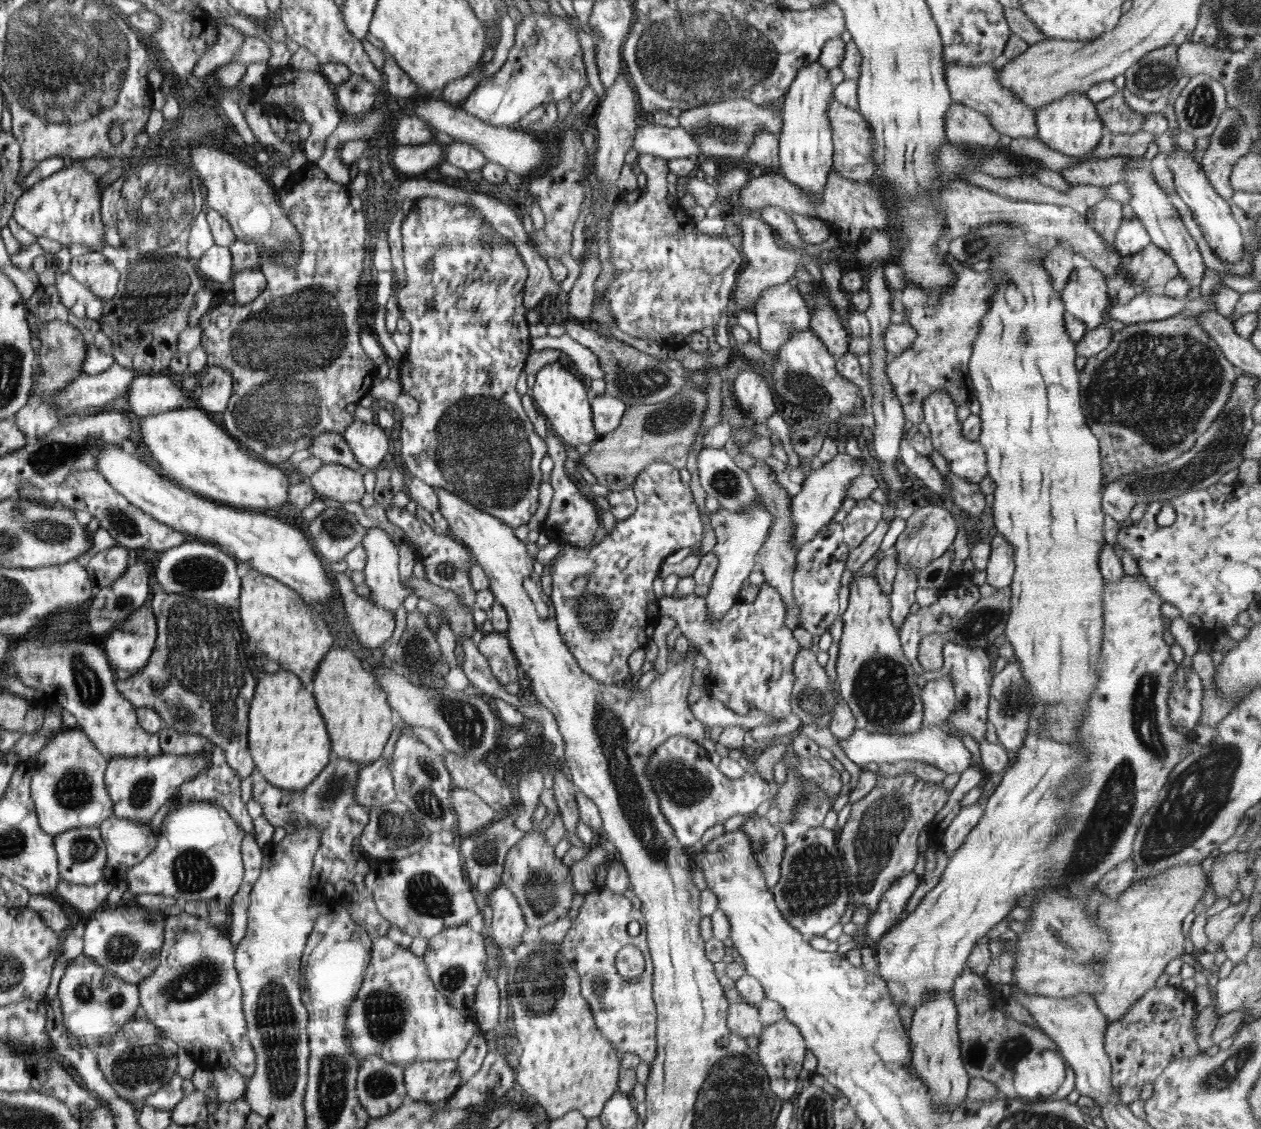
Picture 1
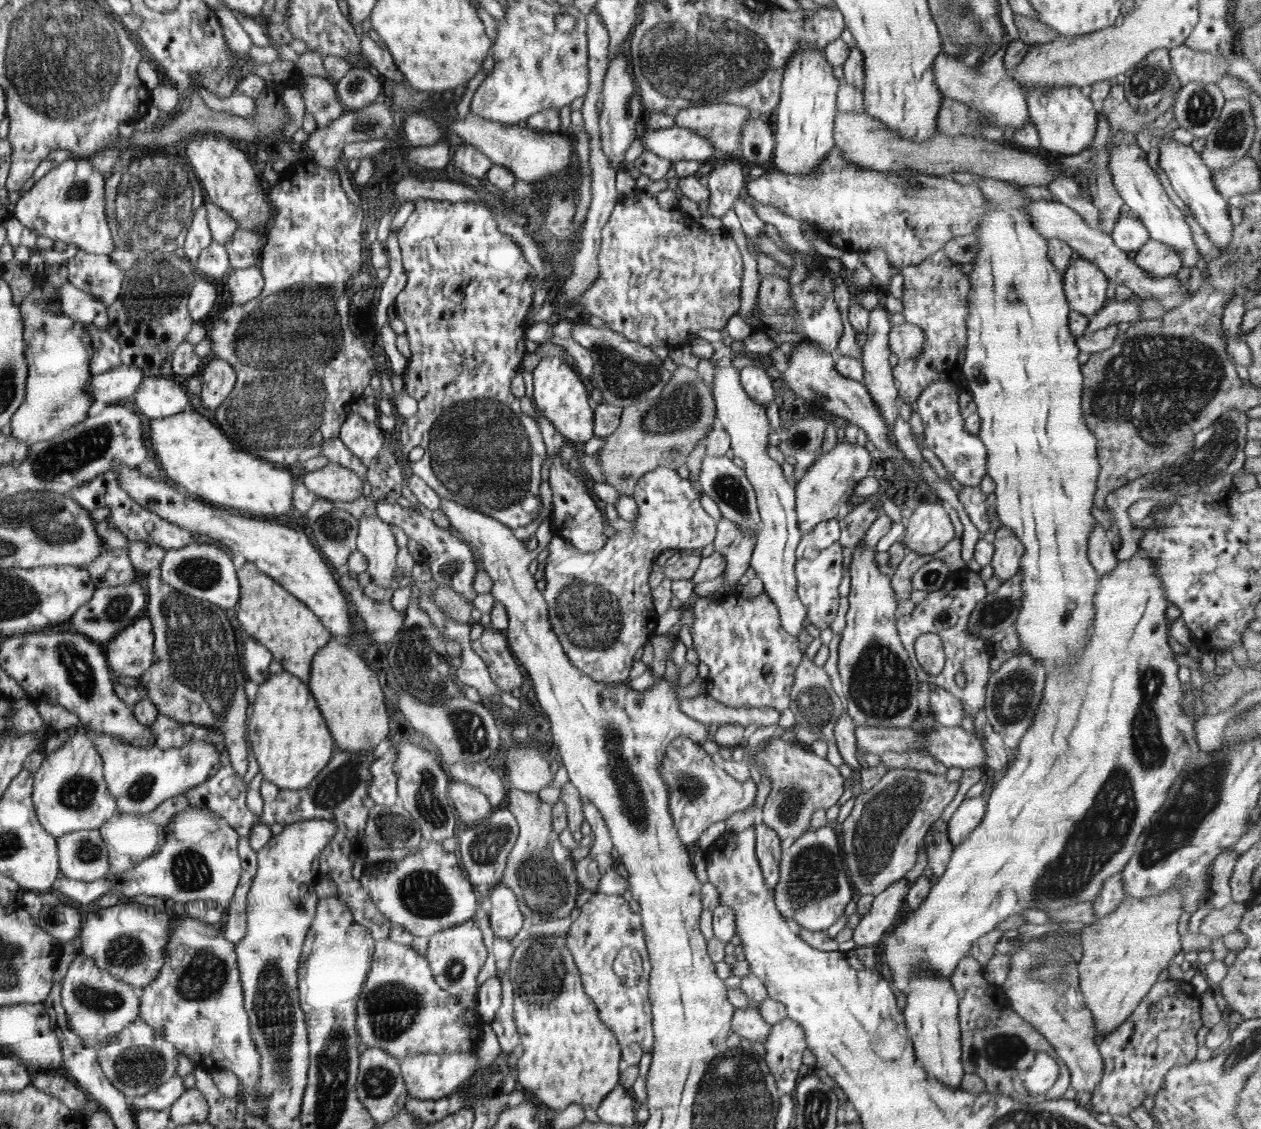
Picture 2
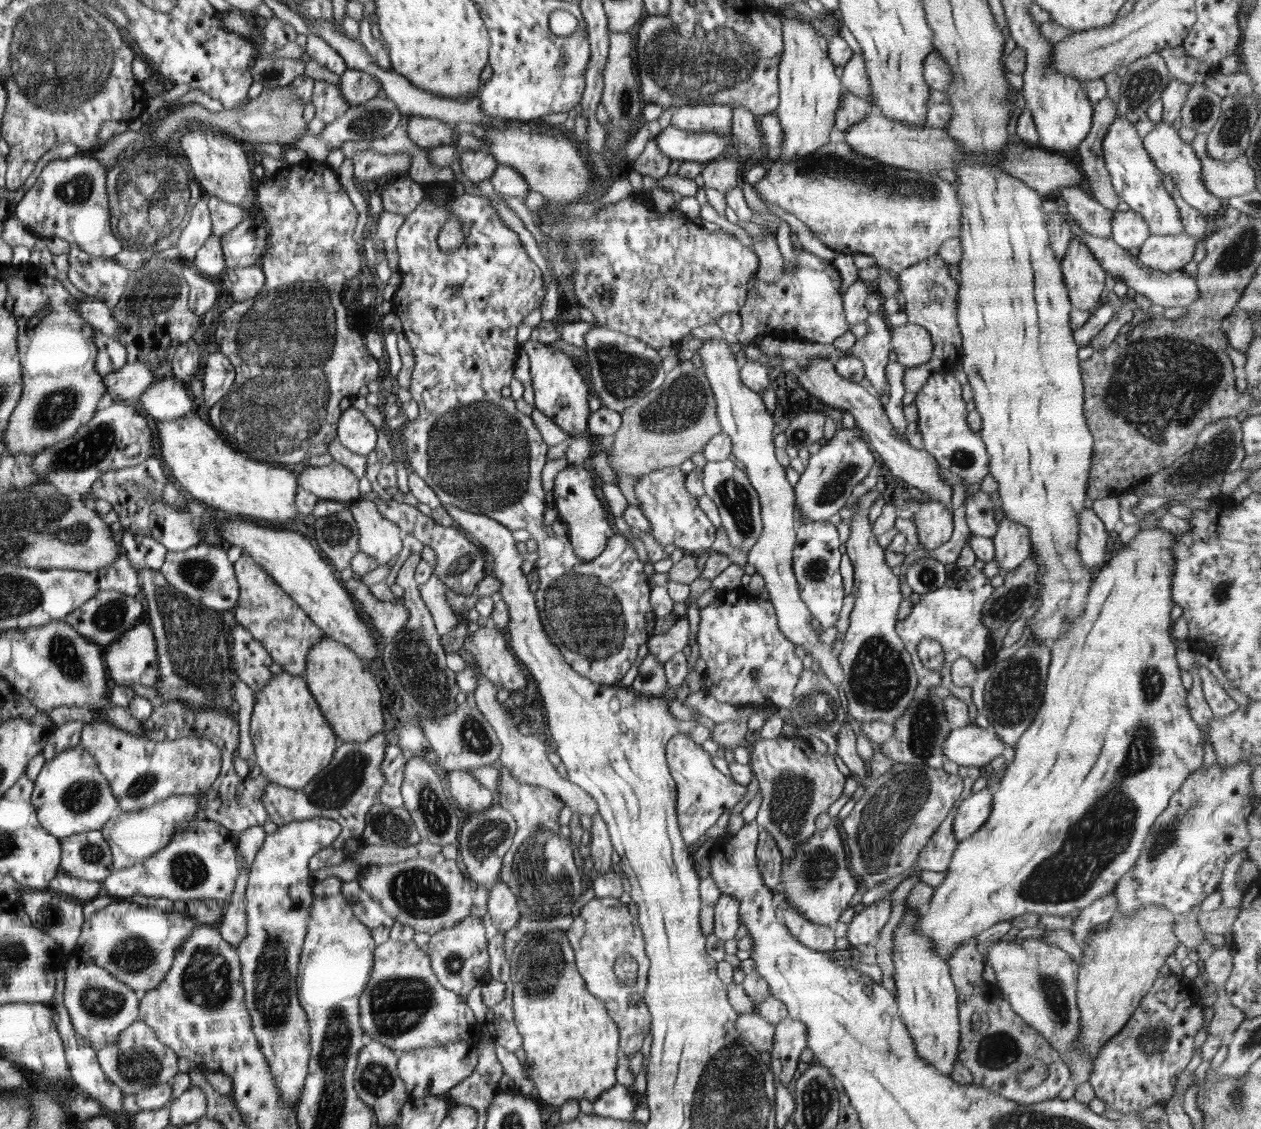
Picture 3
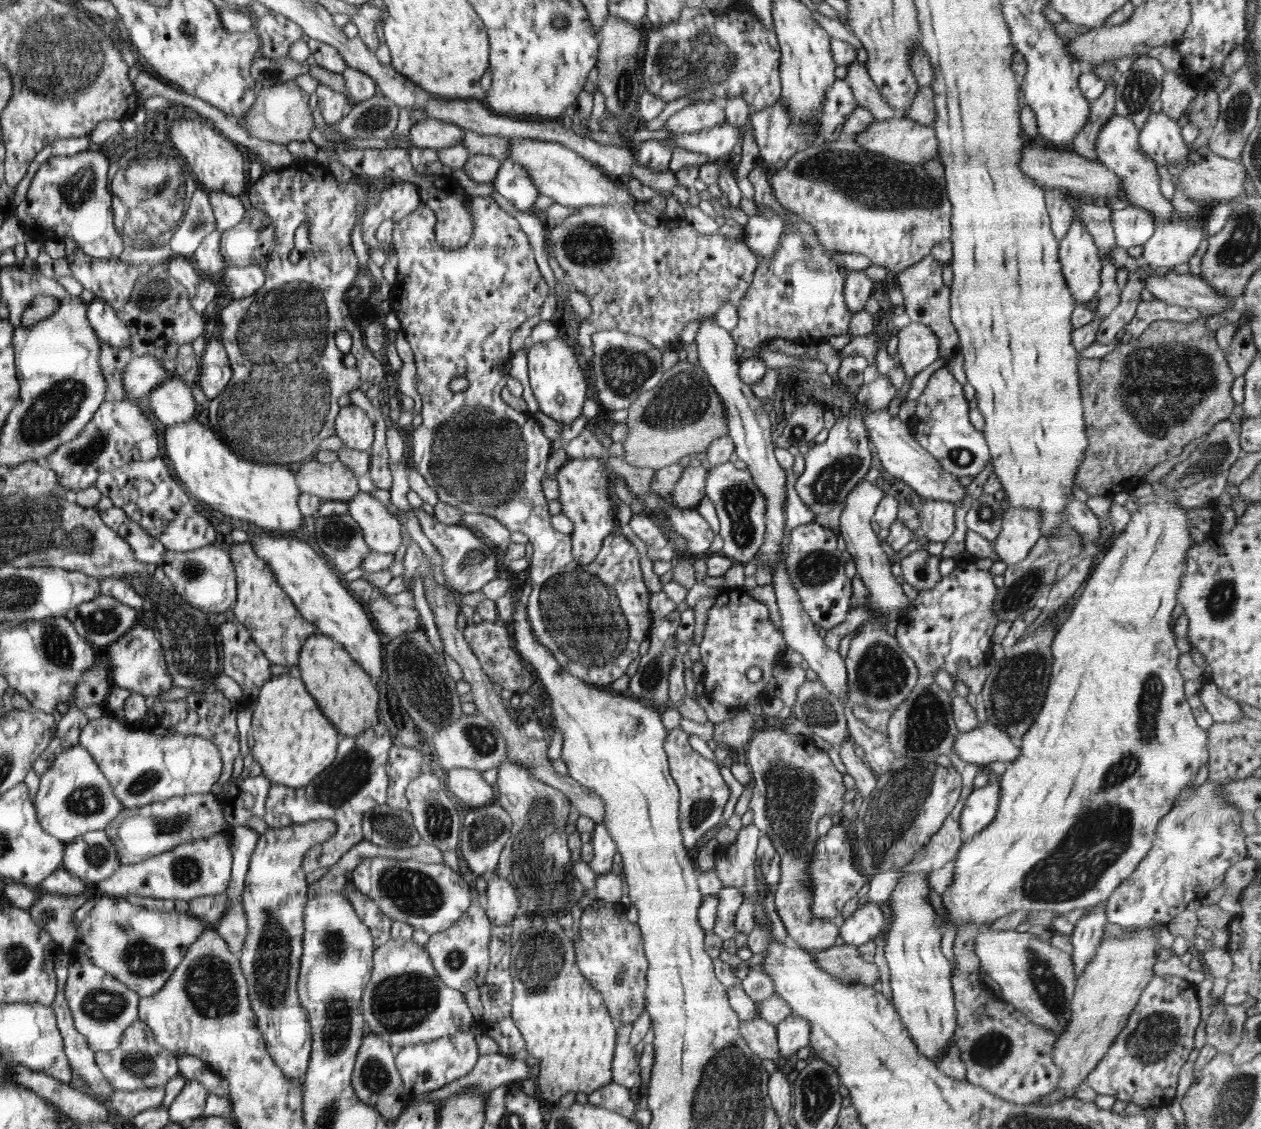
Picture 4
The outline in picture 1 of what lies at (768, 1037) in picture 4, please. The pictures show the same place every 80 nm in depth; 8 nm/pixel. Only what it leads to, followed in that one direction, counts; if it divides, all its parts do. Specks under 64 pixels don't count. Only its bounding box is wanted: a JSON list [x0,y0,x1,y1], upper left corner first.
[727,1002,765,1038]

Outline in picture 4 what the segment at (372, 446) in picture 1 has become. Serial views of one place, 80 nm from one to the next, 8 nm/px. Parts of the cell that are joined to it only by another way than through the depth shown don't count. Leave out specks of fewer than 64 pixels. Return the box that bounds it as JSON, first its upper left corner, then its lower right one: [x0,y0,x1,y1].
[336,404,376,452]

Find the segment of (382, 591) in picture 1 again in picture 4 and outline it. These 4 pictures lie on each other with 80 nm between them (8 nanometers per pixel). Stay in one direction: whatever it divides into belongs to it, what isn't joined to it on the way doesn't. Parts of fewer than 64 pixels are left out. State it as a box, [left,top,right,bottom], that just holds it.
[347,492,400,553]

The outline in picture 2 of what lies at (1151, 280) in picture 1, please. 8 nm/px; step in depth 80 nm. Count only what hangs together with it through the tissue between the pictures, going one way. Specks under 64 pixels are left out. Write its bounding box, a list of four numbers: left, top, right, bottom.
[1133,240,1183,277]

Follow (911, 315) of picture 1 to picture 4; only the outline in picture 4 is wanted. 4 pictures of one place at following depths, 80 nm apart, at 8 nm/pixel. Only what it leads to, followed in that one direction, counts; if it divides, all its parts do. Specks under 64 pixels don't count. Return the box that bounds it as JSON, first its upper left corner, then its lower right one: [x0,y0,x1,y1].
[895,255,959,367]

